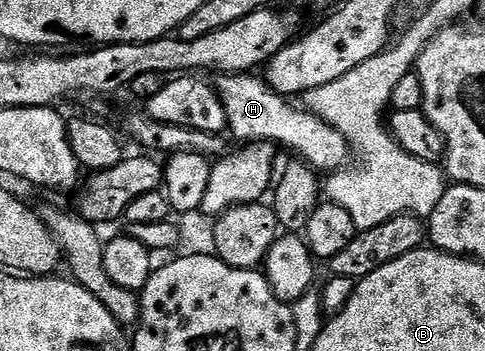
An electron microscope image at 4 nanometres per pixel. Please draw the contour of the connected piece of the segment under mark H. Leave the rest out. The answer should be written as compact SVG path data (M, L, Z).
M250 72L214 77L213 87L221 98L221 106L225 106L230 135L235 135L239 142L266 142L280 149L288 148L300 156L297 157L304 165L319 174L340 171L349 160L345 137L320 116L302 107L294 108L288 97L277 94L267 85L266 79L259 77L258 80L257 77Z

